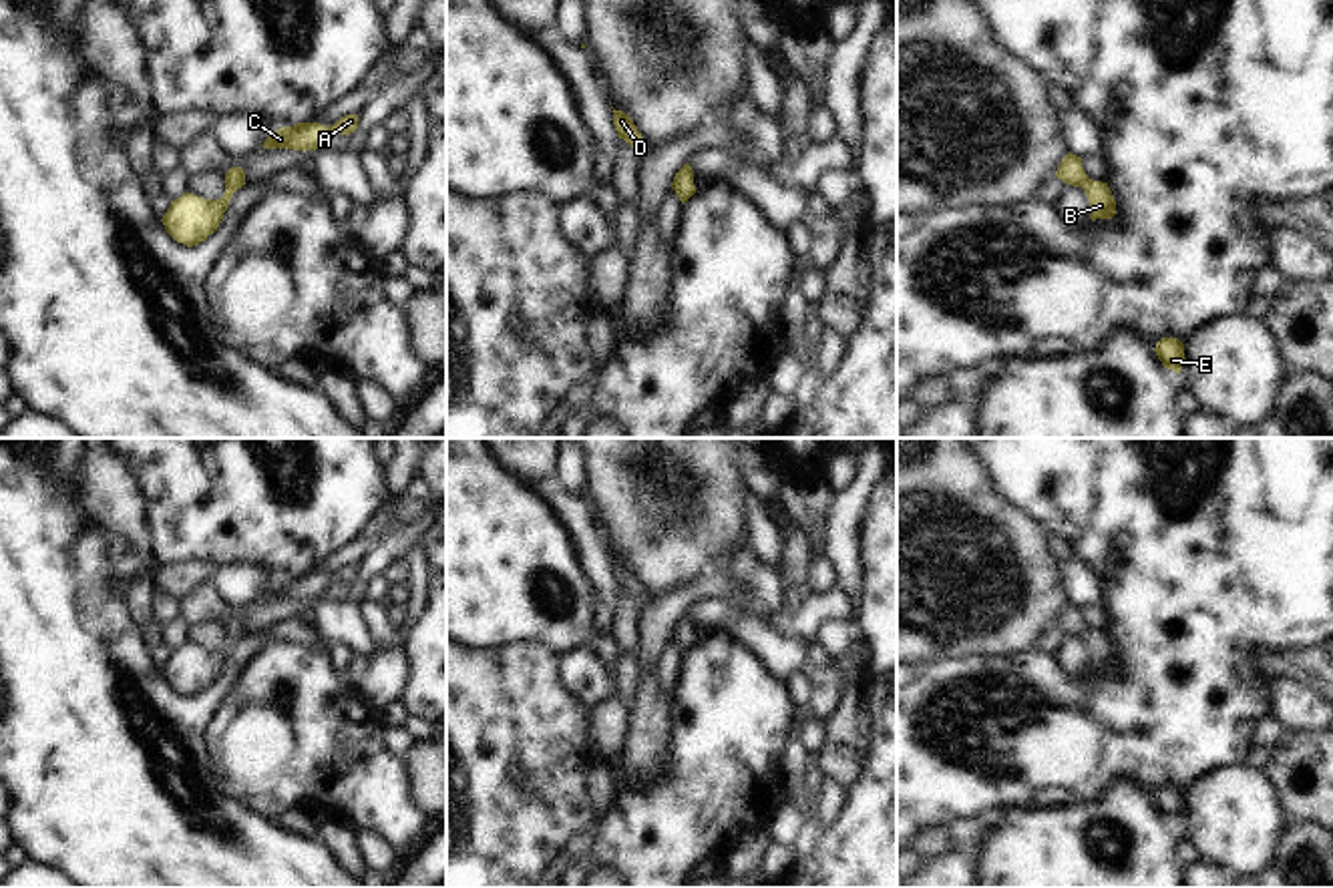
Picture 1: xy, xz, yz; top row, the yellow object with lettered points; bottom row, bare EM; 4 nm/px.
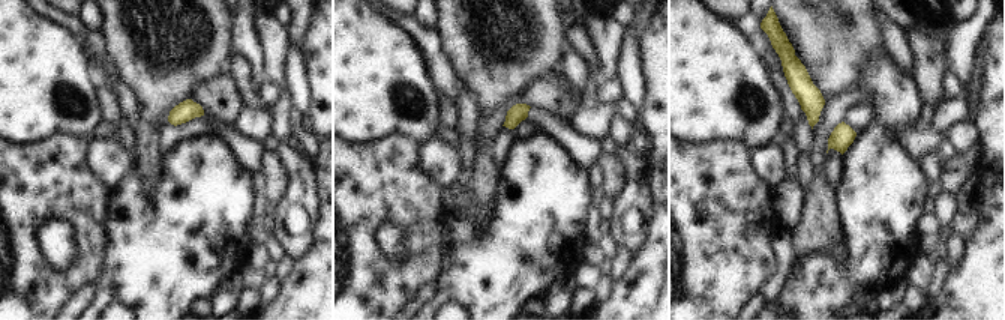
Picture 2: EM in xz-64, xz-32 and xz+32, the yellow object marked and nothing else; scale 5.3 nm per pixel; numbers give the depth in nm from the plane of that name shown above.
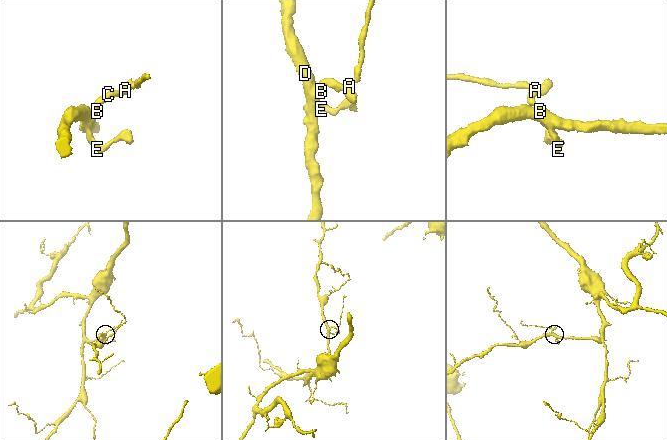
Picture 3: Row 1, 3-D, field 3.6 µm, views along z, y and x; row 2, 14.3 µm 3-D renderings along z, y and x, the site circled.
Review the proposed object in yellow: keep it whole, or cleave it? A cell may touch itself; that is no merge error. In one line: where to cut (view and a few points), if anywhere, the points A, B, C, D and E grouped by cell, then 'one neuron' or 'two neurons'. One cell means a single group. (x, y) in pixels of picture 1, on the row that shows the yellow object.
cut none; groups A B C D E; one neuron

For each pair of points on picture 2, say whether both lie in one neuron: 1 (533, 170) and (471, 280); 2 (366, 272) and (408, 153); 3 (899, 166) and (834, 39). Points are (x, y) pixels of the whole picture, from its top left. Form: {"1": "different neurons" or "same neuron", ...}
{"1": "same neuron", "2": "same neuron", "3": "different neurons"}

